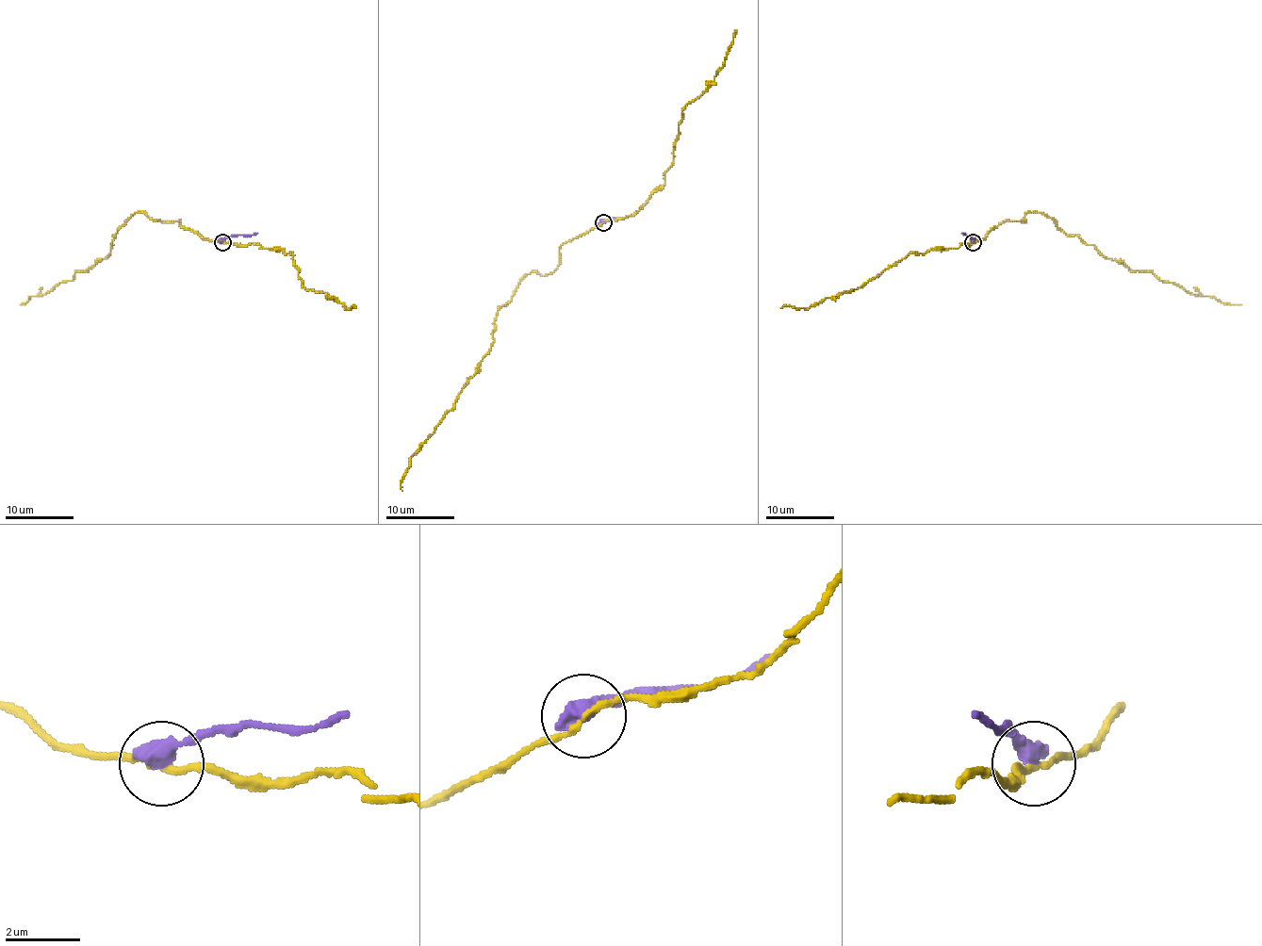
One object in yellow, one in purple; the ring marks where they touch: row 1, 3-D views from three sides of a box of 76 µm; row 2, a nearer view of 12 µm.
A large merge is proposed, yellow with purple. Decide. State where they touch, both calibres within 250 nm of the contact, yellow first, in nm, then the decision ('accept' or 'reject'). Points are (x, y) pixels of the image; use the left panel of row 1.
place (222, 242); calibres 150 and 550 nm; reject

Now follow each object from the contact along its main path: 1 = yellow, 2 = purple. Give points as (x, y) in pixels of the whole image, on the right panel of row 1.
1: (974, 241), (1035, 212), (1130, 270), (1149, 270), (1193, 294), (1241, 304)
2: (974, 241), (968, 235), (961, 233)

